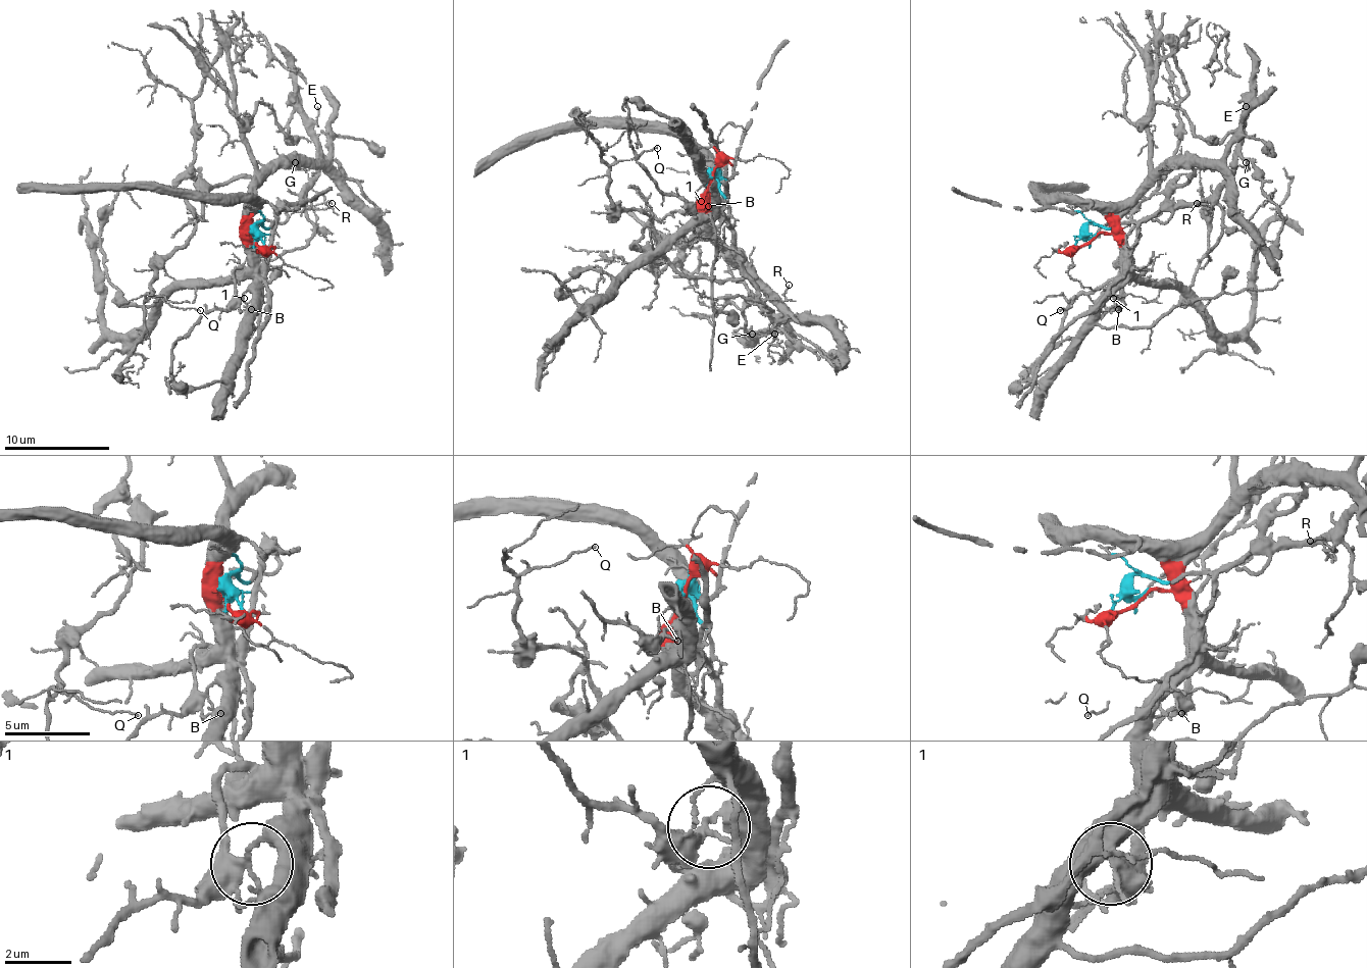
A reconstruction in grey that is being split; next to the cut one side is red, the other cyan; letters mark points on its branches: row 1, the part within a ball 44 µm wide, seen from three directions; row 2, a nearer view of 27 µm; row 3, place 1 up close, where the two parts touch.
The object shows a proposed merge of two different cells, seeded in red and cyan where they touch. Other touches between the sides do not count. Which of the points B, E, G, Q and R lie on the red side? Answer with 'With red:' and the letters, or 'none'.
With red: B, Q

